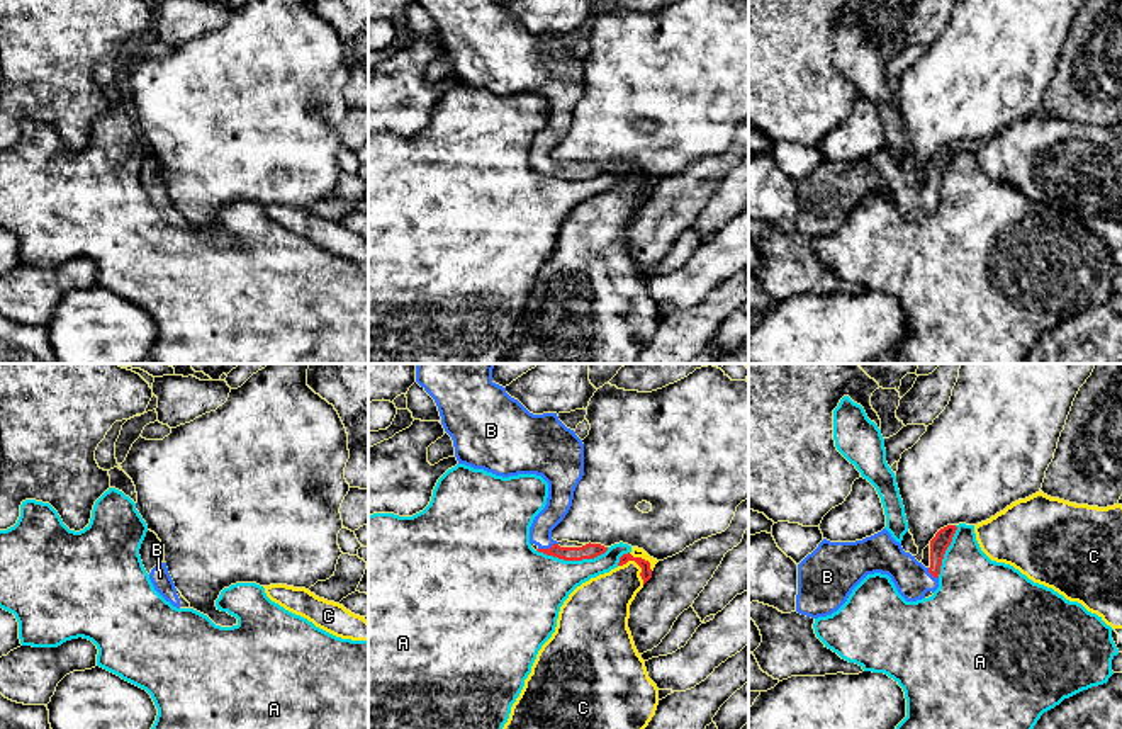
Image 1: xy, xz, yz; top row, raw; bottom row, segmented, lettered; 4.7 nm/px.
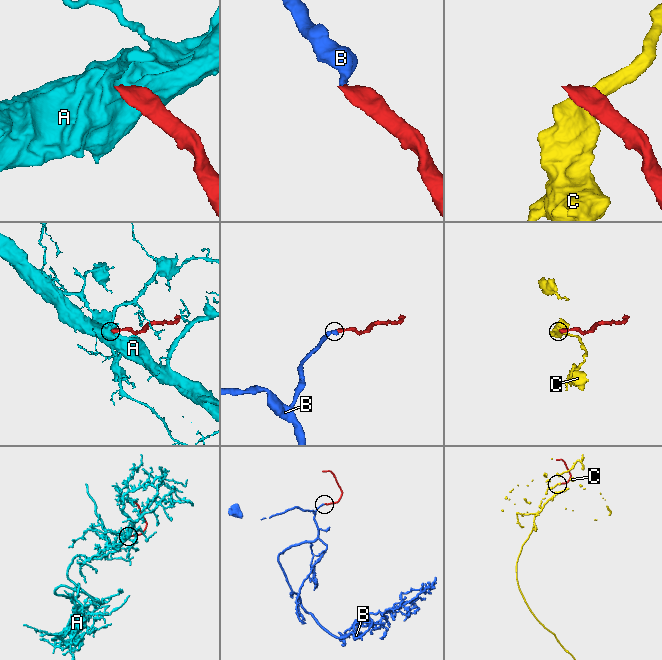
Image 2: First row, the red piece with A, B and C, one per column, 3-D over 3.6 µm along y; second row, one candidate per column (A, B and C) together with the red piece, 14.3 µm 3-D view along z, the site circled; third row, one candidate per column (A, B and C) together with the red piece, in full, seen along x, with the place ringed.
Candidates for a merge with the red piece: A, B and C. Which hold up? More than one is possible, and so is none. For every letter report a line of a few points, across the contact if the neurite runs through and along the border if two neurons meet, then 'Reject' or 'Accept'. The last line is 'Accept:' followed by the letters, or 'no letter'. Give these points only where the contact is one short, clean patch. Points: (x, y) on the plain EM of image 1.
A: Reject
B: Line: xz (589, 170), (559, 172), (547, 169), (545, 140), (559, 121). Accept
C: Reject
Accept: B

